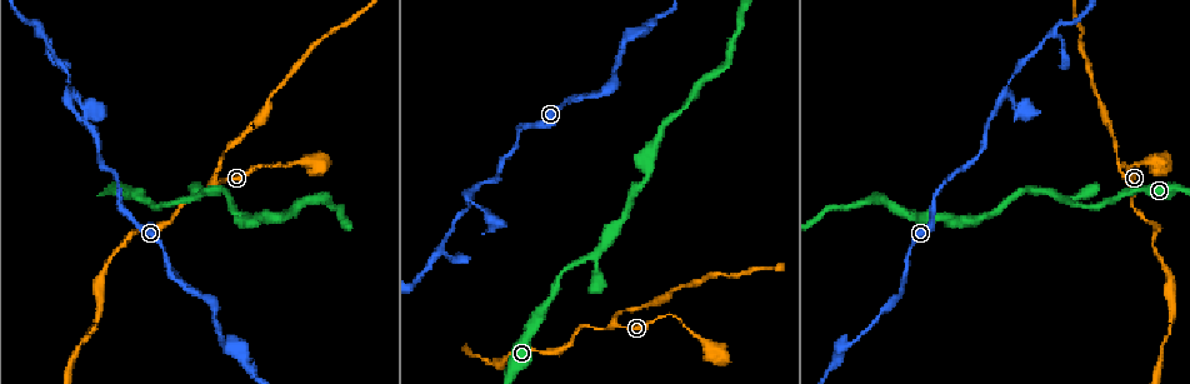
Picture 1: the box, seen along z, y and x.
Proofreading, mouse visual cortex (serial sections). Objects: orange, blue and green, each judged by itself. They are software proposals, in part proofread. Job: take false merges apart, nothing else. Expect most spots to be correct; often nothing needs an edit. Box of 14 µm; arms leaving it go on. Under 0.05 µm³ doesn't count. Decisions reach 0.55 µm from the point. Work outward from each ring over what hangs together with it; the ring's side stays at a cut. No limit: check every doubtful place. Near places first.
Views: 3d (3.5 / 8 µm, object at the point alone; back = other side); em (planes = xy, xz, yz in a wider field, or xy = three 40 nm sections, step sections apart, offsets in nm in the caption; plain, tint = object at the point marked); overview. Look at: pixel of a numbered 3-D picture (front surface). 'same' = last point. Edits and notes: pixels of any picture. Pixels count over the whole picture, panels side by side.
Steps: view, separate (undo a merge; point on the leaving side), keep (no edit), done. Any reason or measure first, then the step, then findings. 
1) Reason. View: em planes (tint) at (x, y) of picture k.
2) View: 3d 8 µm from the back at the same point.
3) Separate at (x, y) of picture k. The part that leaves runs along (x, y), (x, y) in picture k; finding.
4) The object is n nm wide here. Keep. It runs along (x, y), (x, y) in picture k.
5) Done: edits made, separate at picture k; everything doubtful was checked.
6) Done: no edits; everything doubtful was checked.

Thin neck. View: 3d 3.5 µm at (1134, 196) of picture 1.

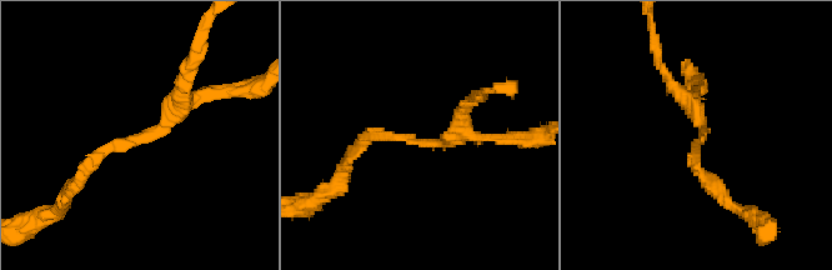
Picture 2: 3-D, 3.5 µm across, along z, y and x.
The arms are 150, 200 nm wide; need the tissue. View: em xy step 5 (tint) at (415, 141) of picture 2.

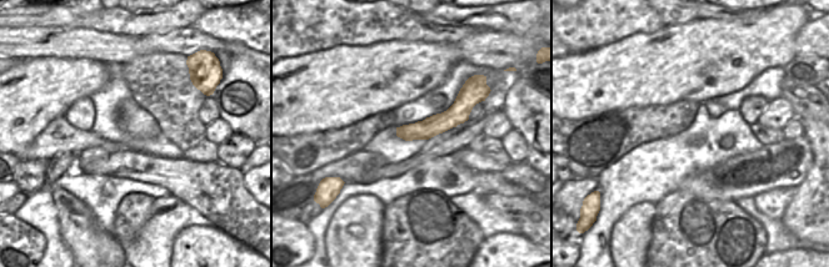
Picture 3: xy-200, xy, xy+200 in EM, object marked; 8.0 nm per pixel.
Cut it another way. View: em xy step 2 (tint) at the same point.

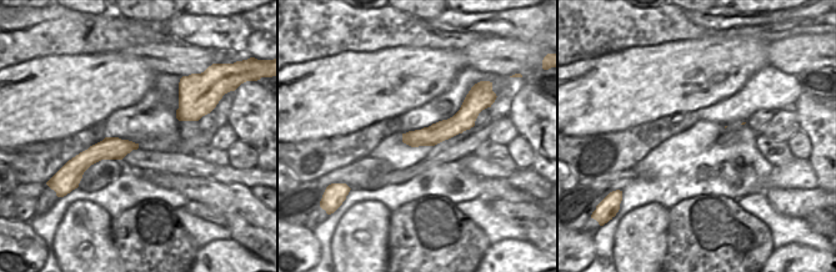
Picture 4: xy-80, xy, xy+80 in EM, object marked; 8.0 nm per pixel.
Keep. It runs along (470, 100), (450, 127), (405, 139) in picture 4; one cell here.

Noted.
Sharp bend. View: 3d 3.5 µm at (69, 100) of picture 1.

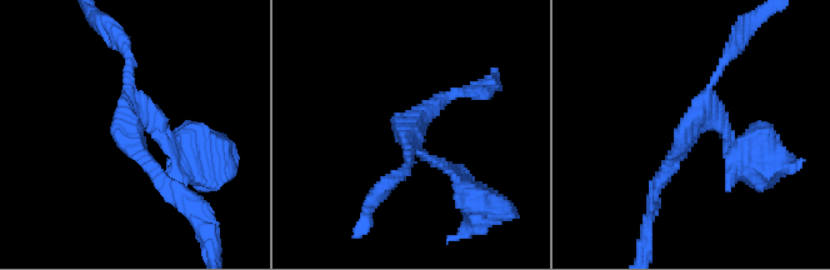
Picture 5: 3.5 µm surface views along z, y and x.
3 arms meet here; the arms are 100, 150, 200 nm wide. View: em xy step 3 (tint) at (691, 124) of picture 5.

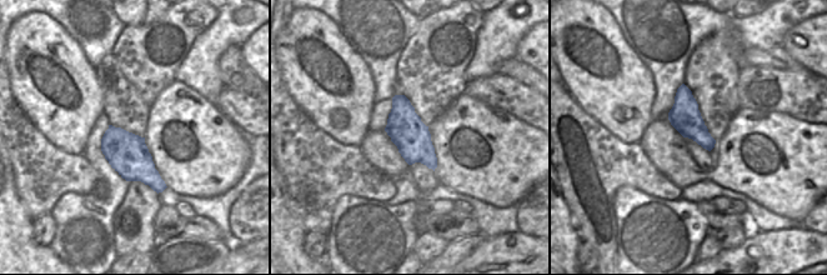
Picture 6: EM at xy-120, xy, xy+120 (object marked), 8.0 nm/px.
Keep. It runs along (656, 185), (730, 51) in picture 5; continuous, no second cell.

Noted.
Thin neck. View: 3d 3.5 µm at (87, 107) of picture 1.

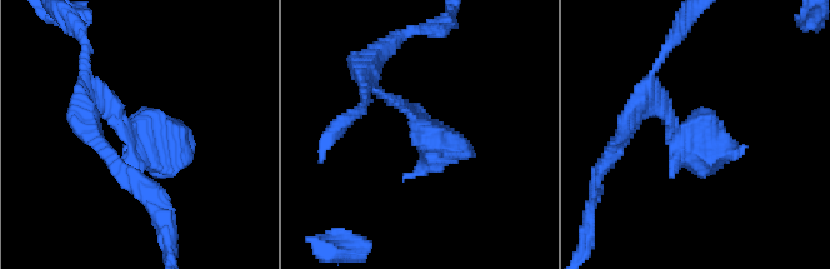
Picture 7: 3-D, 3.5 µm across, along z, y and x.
View: em planes (tint) at (134, 140) of picture 7.

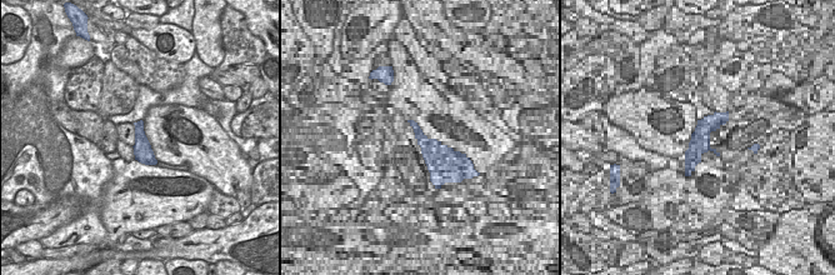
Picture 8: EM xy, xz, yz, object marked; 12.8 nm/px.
Keep. It runs along (366, 65), (378, 91), (436, 143), (409, 174) in picture 7; all the same cell.

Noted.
Done: no edits; everything doubtful was checked.

